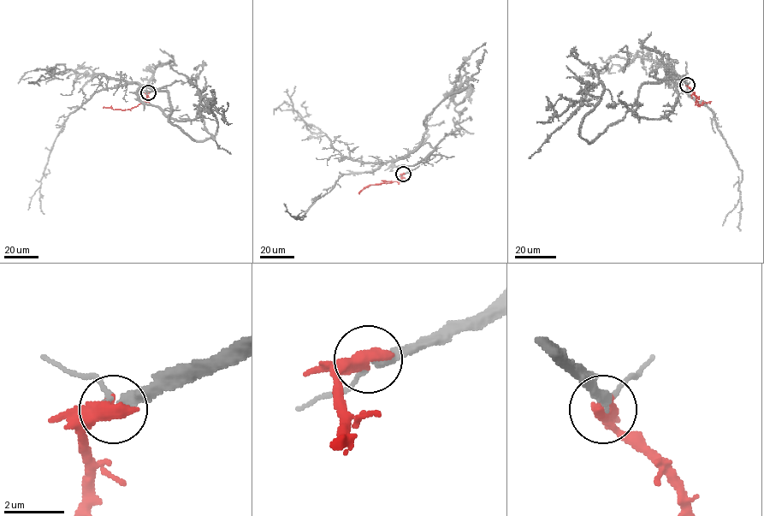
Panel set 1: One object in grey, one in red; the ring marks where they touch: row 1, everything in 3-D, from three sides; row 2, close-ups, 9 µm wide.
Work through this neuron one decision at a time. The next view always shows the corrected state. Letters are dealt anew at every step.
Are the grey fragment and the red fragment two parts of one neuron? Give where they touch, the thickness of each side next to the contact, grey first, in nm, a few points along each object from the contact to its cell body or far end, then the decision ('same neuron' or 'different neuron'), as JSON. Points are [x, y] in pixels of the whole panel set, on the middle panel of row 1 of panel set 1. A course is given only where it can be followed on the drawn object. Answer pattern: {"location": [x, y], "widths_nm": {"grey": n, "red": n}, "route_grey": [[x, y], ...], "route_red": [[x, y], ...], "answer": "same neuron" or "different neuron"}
{"location": [403, 174], "widths_nm": {"grey": 240, "red": 600}, "route_grey": [[403, 174], [411, 169], [401, 157], [432, 110], [470, 93], [454, 102], [461, 64], [486, 42]], "route_red": [[403, 174], [399, 181], [369, 185], [358, 193]], "answer": "same neuron"}

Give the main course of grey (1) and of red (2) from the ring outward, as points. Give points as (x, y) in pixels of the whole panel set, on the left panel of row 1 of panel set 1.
1: (148, 92), (166, 91), (168, 121), (200, 141), (215, 135), (217, 122), (199, 90), (206, 130), (231, 154)
2: (148, 92), (143, 103), (129, 109), (103, 108)

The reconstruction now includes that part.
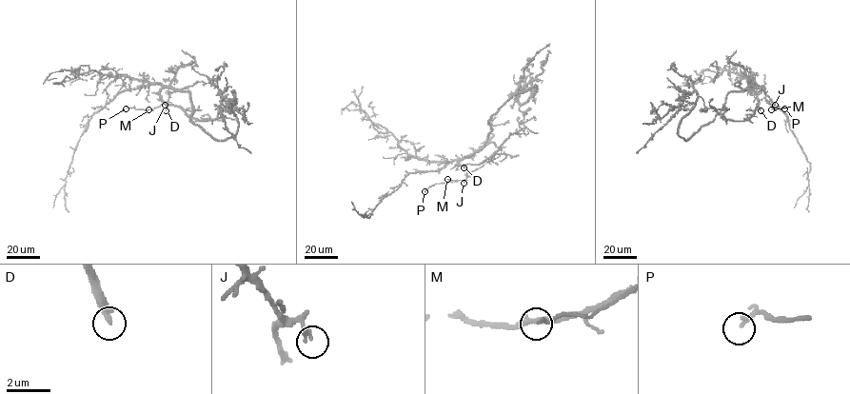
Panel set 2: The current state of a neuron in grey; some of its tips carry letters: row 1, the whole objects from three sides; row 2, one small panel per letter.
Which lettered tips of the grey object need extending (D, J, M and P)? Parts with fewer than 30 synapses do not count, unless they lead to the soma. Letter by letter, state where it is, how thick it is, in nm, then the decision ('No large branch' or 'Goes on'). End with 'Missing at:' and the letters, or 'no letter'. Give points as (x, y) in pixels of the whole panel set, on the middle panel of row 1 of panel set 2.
D: Place: (464, 167). Thickness 320 nm. Goes on
J: Place: (464, 183). Thickness 240 nm. No large branch
M: Place: (447, 179). Thickness 120 nm. No large branch
P: Place: (424, 191). Thickness 130 nm. No large branch
Missing at: D

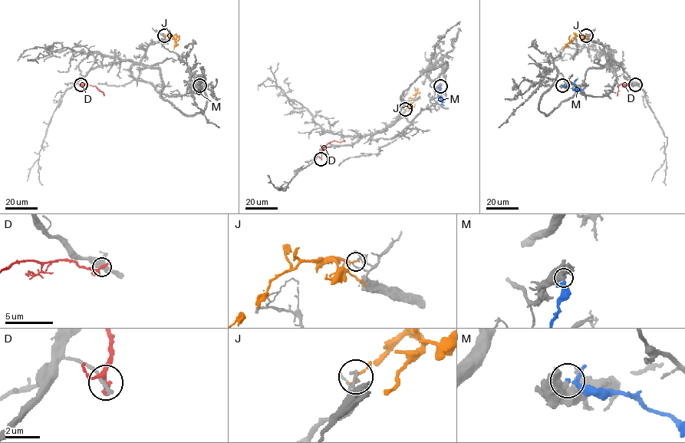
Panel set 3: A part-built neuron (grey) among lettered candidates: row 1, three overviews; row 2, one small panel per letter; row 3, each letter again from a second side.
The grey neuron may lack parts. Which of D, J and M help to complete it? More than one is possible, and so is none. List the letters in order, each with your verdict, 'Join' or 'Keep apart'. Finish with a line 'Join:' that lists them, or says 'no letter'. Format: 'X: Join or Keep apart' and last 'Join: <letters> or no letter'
D: Keep apart
J: Keep apart
M: Keep apart
Join: no letter

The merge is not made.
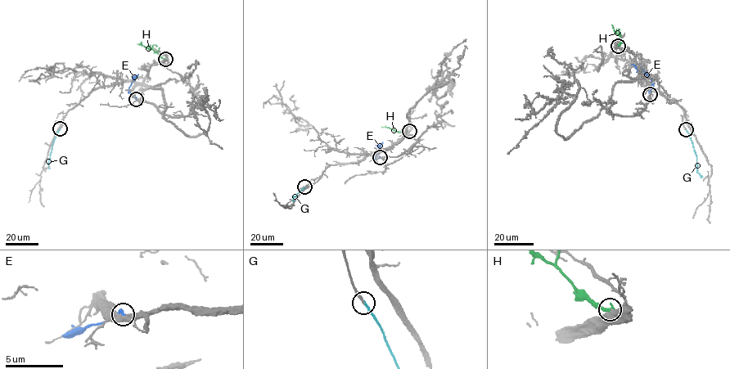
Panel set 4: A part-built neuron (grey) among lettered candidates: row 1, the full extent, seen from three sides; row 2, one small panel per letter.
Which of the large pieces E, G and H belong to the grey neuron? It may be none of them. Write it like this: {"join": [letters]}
{"join": ["G"]}

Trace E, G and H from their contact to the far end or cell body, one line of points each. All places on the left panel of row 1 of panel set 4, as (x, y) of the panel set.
E: (136, 99), (128, 87), (138, 74)
G: (60, 128), (47, 163), (49, 168)
H: (165, 59), (152, 49), (137, 43)

